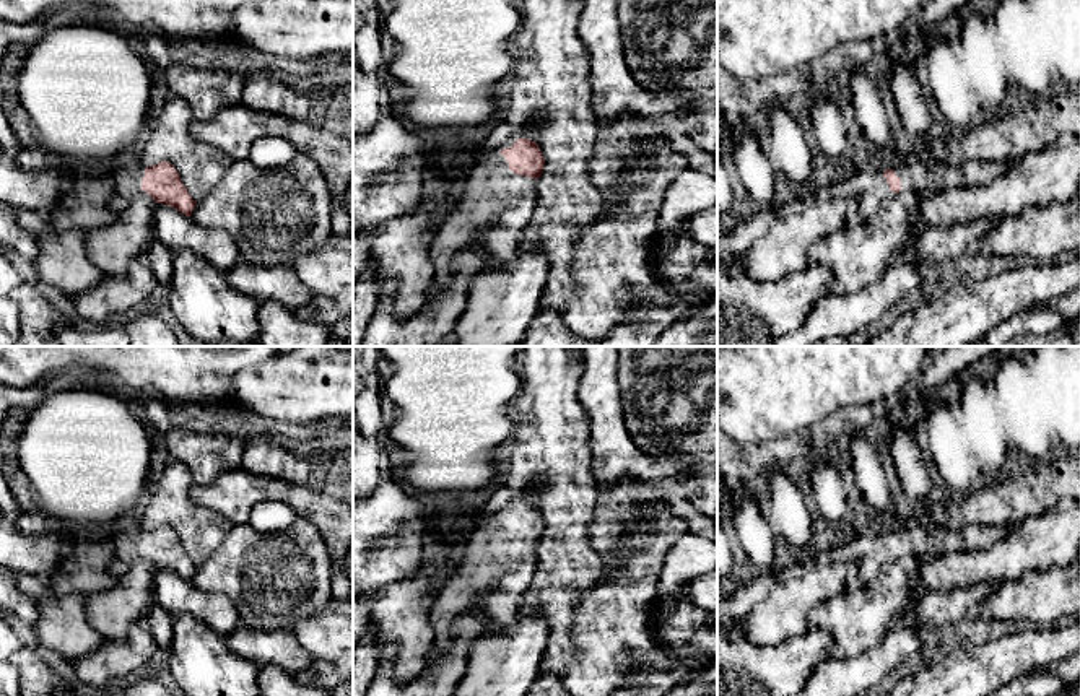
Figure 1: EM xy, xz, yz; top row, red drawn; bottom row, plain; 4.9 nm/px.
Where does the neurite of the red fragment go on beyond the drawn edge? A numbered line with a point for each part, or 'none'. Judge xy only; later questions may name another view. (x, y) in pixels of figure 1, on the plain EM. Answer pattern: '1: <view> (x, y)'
1: xy (127, 540)

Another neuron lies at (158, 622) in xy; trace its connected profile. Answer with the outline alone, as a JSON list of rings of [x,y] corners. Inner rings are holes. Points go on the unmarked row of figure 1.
[[[153,603],[146,611],[143,623],[151,631],[151,636],[156,641],[158,650],[169,652],[171,641],[172,641],[174,618],[159,605]]]

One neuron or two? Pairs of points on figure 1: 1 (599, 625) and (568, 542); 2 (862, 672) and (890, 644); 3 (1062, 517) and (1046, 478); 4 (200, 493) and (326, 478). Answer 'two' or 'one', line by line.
1: two
2: one
3: two
4: two

